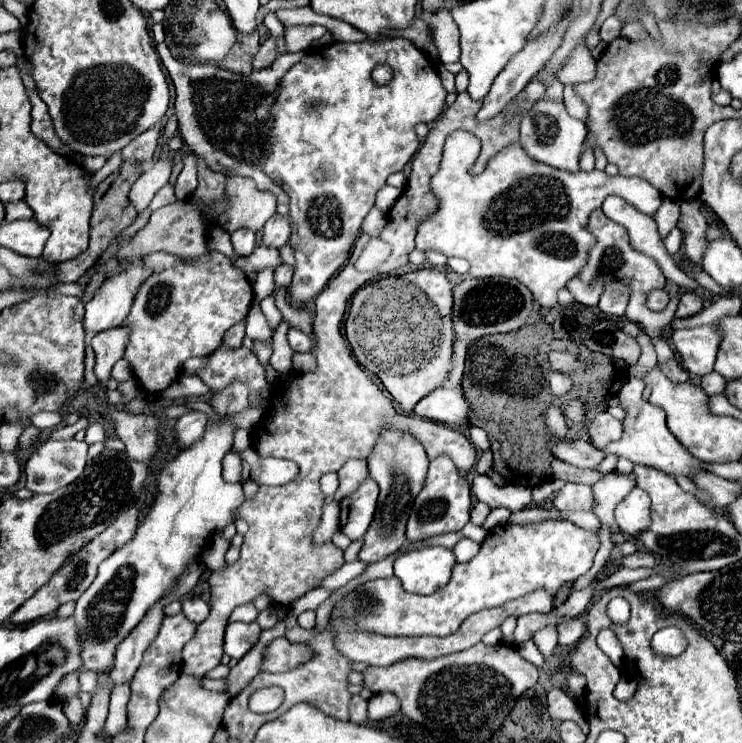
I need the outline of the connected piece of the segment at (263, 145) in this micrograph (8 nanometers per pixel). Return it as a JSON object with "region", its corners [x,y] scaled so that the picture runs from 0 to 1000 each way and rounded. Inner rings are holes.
{"region":[[[222,57],[213,58],[209,65],[239,121],[236,153],[241,159],[241,175],[249,194],[260,199],[260,205],[274,213],[287,231],[341,240],[349,256],[365,258],[373,266],[373,275],[389,275],[389,264],[381,253],[368,248],[365,240],[352,231],[352,213],[354,205],[360,205],[360,183],[365,172],[363,145],[376,127],[376,110],[384,97],[411,75],[411,70],[381,73],[363,92],[325,102],[279,83],[247,86],[233,78]]]}

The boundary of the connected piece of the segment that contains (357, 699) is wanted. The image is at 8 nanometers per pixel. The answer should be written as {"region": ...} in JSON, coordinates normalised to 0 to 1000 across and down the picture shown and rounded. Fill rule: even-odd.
{"region":[[[476,937],[470,958],[473,958],[473,972],[478,972],[478,974],[495,972],[495,945],[487,937]]]}

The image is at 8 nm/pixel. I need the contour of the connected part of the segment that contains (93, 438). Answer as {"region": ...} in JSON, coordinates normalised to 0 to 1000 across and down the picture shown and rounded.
{"region":[[[125,568],[117,573],[117,584],[115,584],[115,595],[125,598],[125,595],[139,595],[142,592],[142,576],[133,568]]]}

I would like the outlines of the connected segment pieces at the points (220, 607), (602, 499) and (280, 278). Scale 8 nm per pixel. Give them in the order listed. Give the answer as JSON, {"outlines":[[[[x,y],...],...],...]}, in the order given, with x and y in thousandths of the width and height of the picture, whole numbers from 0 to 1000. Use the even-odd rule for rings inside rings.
{"outlines":[[[[487,315],[478,323],[470,353],[425,401],[422,444],[427,466],[422,468],[422,476],[427,482],[427,498],[403,503],[395,511],[392,525],[384,525],[379,517],[373,517],[368,522],[371,533],[354,544],[360,555],[341,581],[344,606],[352,614],[400,622],[403,638],[384,654],[349,654],[346,668],[322,684],[322,697],[333,700],[336,713],[330,719],[322,754],[303,759],[303,764],[290,767],[282,775],[284,826],[265,843],[263,856],[247,872],[247,902],[255,907],[276,910],[298,891],[303,847],[317,816],[338,810],[352,797],[360,797],[371,813],[389,816],[465,756],[462,740],[451,738],[446,729],[422,735],[422,713],[433,700],[433,684],[438,673],[435,662],[430,659],[430,643],[441,635],[454,635],[470,616],[495,619],[516,573],[527,571],[540,581],[557,584],[570,598],[578,616],[605,611],[624,641],[629,641],[643,619],[643,606],[619,576],[605,576],[584,565],[535,556],[527,538],[511,525],[511,520],[497,509],[495,498],[487,495],[470,471],[460,447],[468,409],[484,388],[508,371],[508,366],[484,366],[478,361],[478,350],[495,326],[495,315]]],[[[823,635],[818,638],[813,646],[807,646],[799,654],[799,665],[802,665],[802,692],[807,700],[813,700],[813,705],[818,705],[826,716],[834,716],[832,705],[826,703],[826,686],[829,681],[850,662],[850,657],[856,657],[856,649],[845,641],[845,638],[834,638],[834,635]]],[[[387,355],[376,358],[376,361],[371,363],[371,385],[373,385],[373,388],[376,388],[376,385],[387,385],[387,382],[392,380],[392,371],[395,371],[395,361],[392,361],[392,358],[387,358]]]]}

